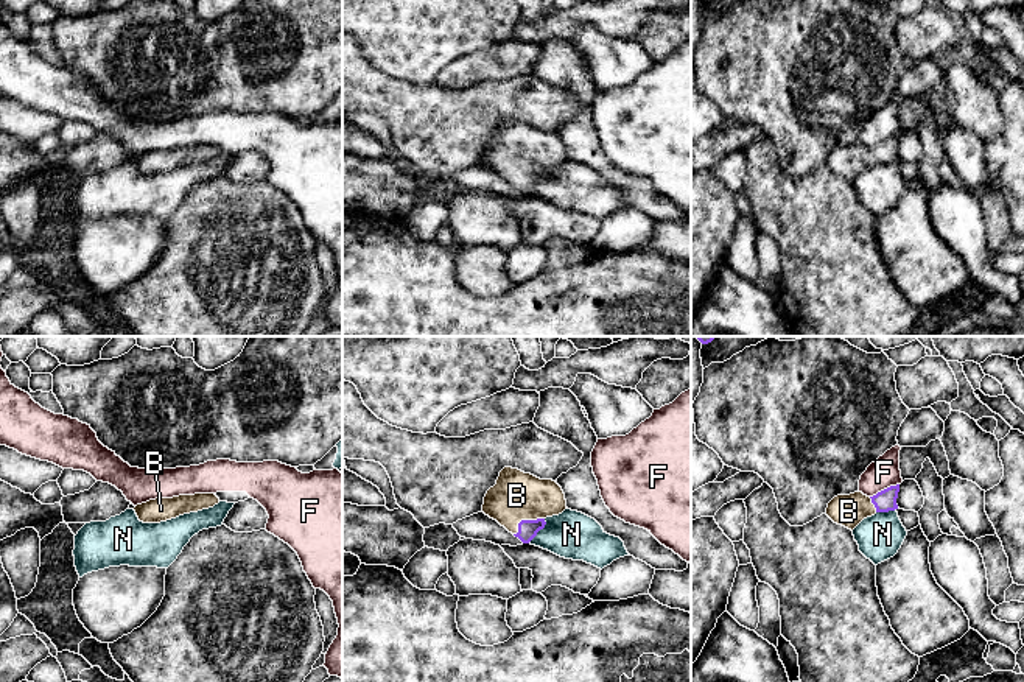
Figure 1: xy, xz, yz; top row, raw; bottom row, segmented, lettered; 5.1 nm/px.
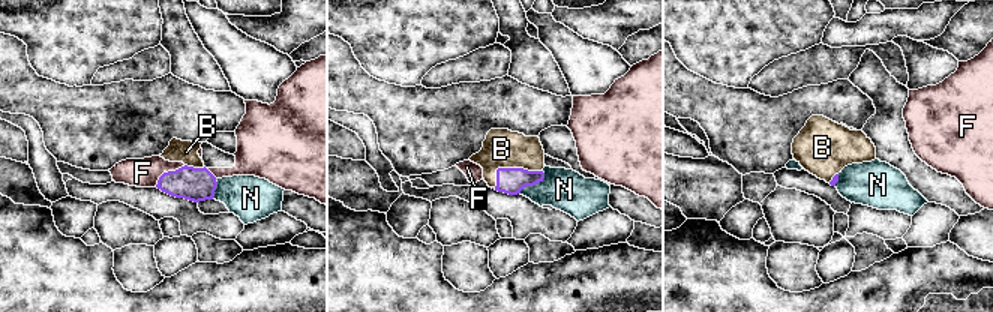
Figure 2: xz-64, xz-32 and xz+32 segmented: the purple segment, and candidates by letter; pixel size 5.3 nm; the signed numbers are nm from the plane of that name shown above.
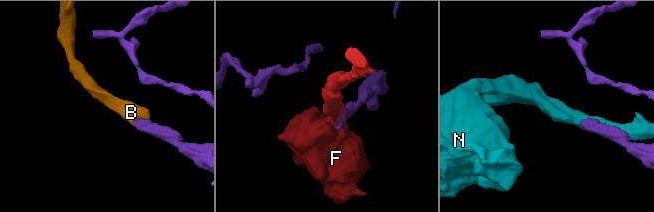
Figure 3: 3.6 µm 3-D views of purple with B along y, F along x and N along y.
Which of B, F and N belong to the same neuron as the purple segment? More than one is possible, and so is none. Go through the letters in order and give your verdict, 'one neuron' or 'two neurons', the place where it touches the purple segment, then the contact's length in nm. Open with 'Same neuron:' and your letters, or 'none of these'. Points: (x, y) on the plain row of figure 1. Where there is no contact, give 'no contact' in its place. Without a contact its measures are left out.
Same neuron: B
B: one neuron | xz (525, 172) | 180 nm
F: two neurons | yz (884, 140) | 170 nm
N: two neurons | xz (539, 181) | 160 nm

